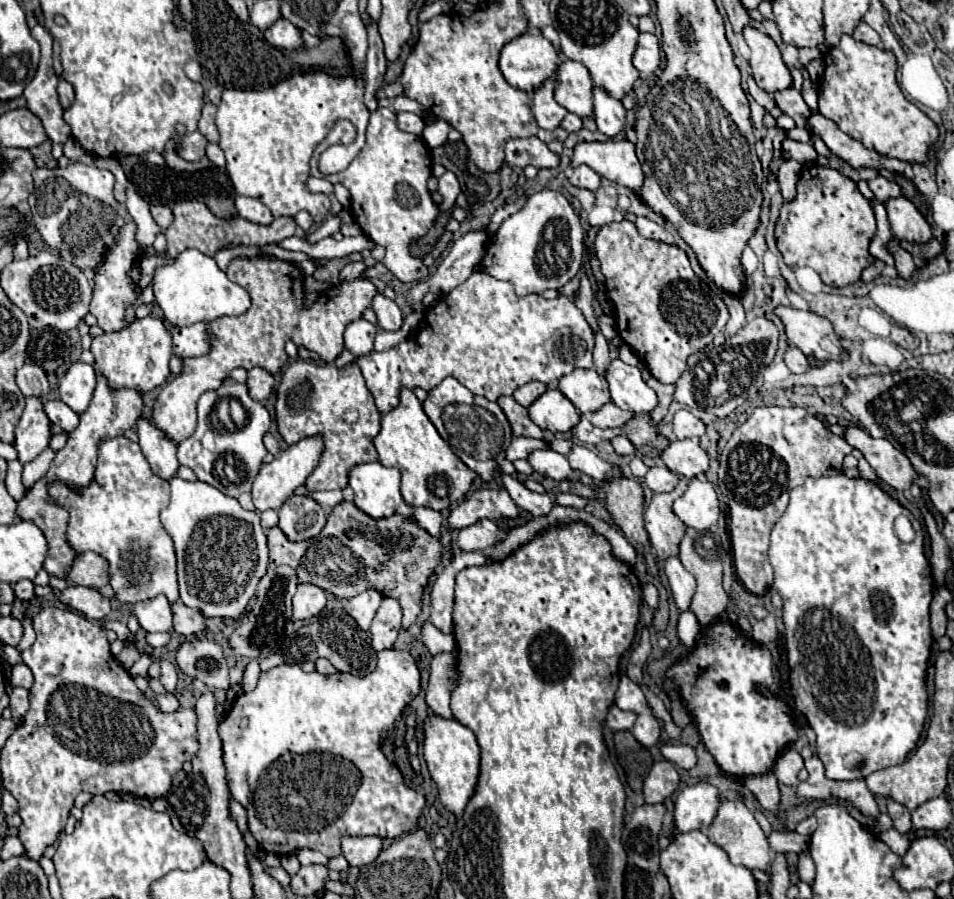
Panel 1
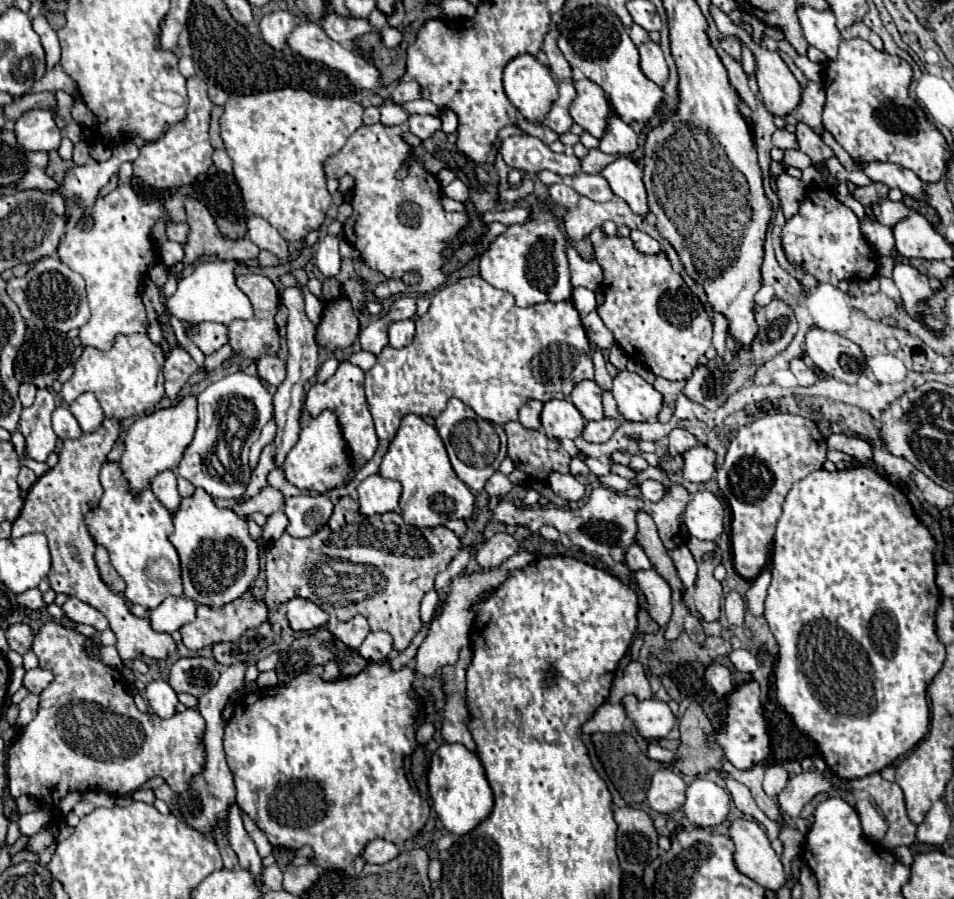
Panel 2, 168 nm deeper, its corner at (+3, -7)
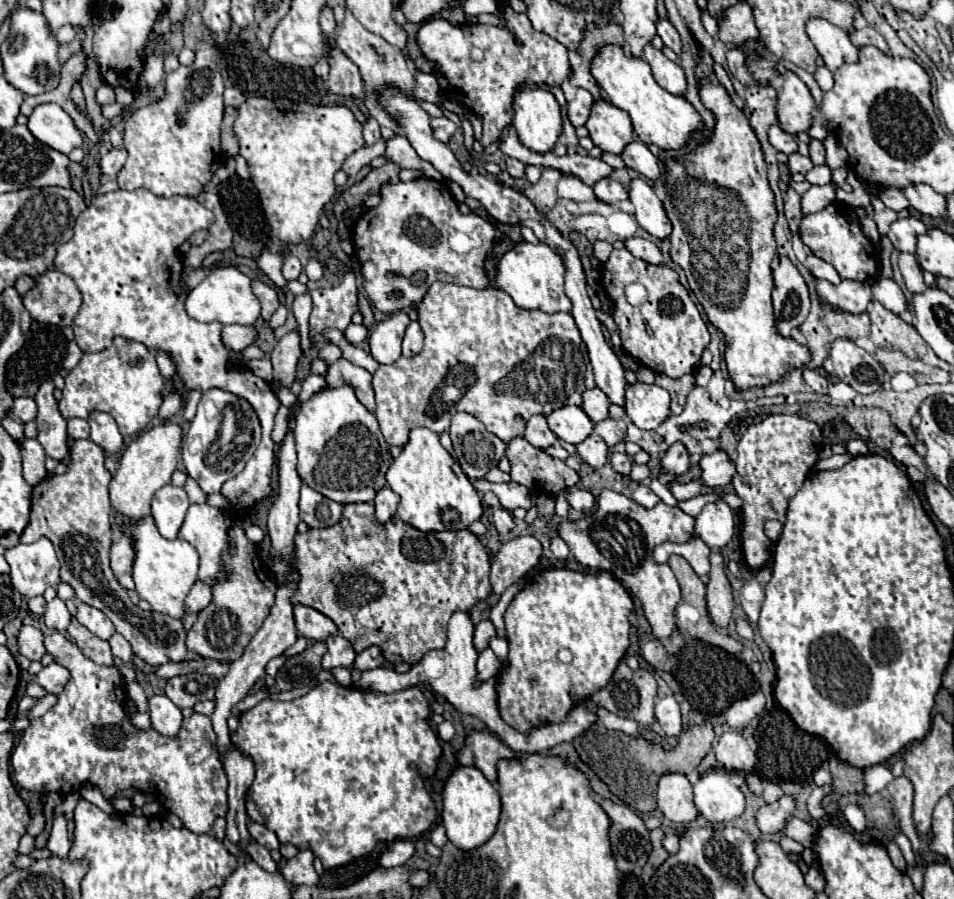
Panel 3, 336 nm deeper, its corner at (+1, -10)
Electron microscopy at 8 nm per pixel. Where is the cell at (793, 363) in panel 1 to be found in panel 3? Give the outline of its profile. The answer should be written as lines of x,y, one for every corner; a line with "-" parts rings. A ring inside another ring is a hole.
805,368
805,370
803,370
803,380
805,380
805,384
807,384
813,392
827,394
827,386
829,386
829,382
827,382
827,378
825,378
821,372

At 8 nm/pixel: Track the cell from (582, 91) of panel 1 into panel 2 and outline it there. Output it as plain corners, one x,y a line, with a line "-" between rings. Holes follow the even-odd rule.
589,79
575,81
575,89
577,99
571,103
573,121
593,137
603,137
603,129
607,129
607,117
613,113
603,89

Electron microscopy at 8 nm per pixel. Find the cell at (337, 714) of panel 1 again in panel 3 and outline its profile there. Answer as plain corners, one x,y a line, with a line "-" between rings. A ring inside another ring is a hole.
321,682
319,686
315,686
311,692
307,692
301,698
295,698
291,702
279,702
273,698
265,698
261,700
255,708
247,710
241,718
239,718
239,728
231,734
231,742
233,746
247,758
253,760
255,764
255,780
247,792
247,814
251,820
265,824
269,830
273,830
279,838
281,844
293,844
299,850
311,850
317,858
321,858
323,868
335,868
335,866
343,866
349,864
357,858
363,858
367,854
371,854
379,842
391,844
393,840
399,838
417,838
421,836
425,830
431,828
431,824
437,818
435,812
435,804
425,788
423,776
433,776
435,768
437,768
437,758
441,756
441,746
437,742
435,732
431,730
427,716
431,718
431,708
427,708
427,698
423,696
423,692
417,686
393,692
393,694
383,694
383,692
375,692
375,690
361,690
361,688
345,688
339,686
335,682

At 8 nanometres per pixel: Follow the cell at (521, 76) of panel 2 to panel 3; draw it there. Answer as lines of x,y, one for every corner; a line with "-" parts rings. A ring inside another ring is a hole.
517,88
513,98
513,126
521,142
535,150
553,150
561,134
561,106
549,90
543,88

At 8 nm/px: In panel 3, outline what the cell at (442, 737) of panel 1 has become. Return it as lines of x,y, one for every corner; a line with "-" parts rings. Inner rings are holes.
457,766
445,780
443,786
443,826
447,828
447,838
461,850
473,850
485,844
499,822
501,800
495,786
475,768
475,766

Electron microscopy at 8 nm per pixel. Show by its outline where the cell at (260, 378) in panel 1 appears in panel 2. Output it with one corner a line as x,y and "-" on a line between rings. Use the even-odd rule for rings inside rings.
267,355
257,361
259,377
263,377
269,385
281,385
285,381
285,361
277,355

